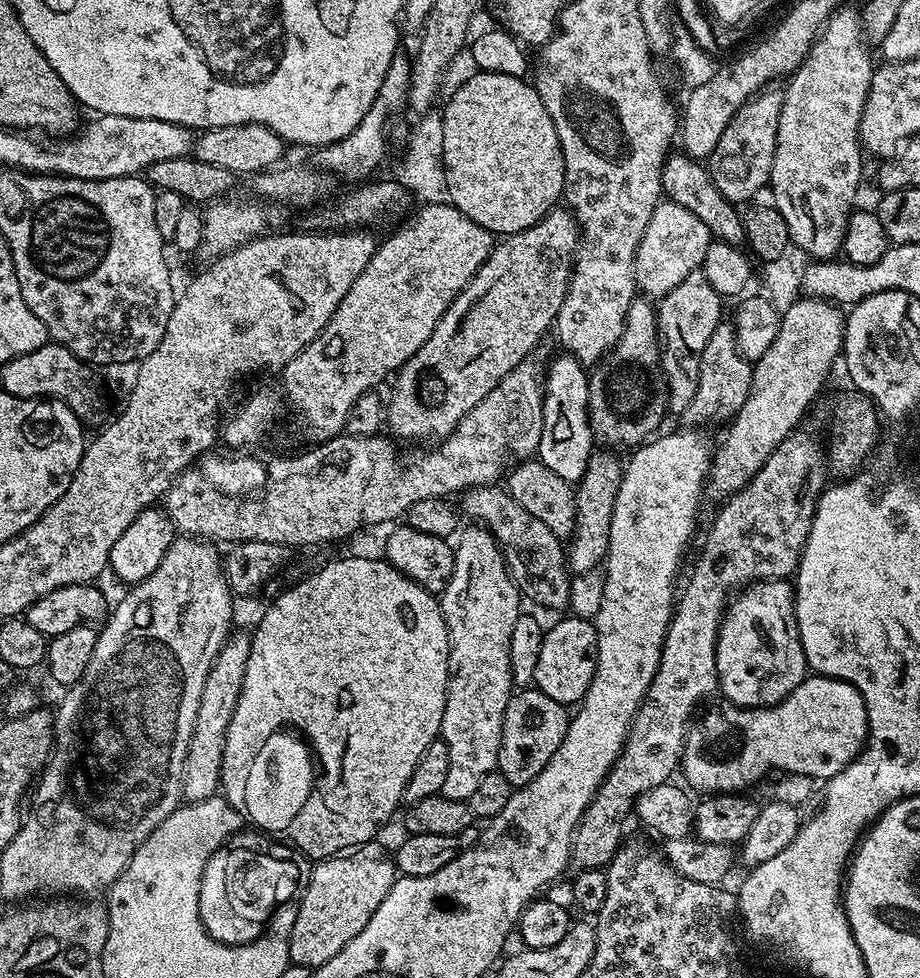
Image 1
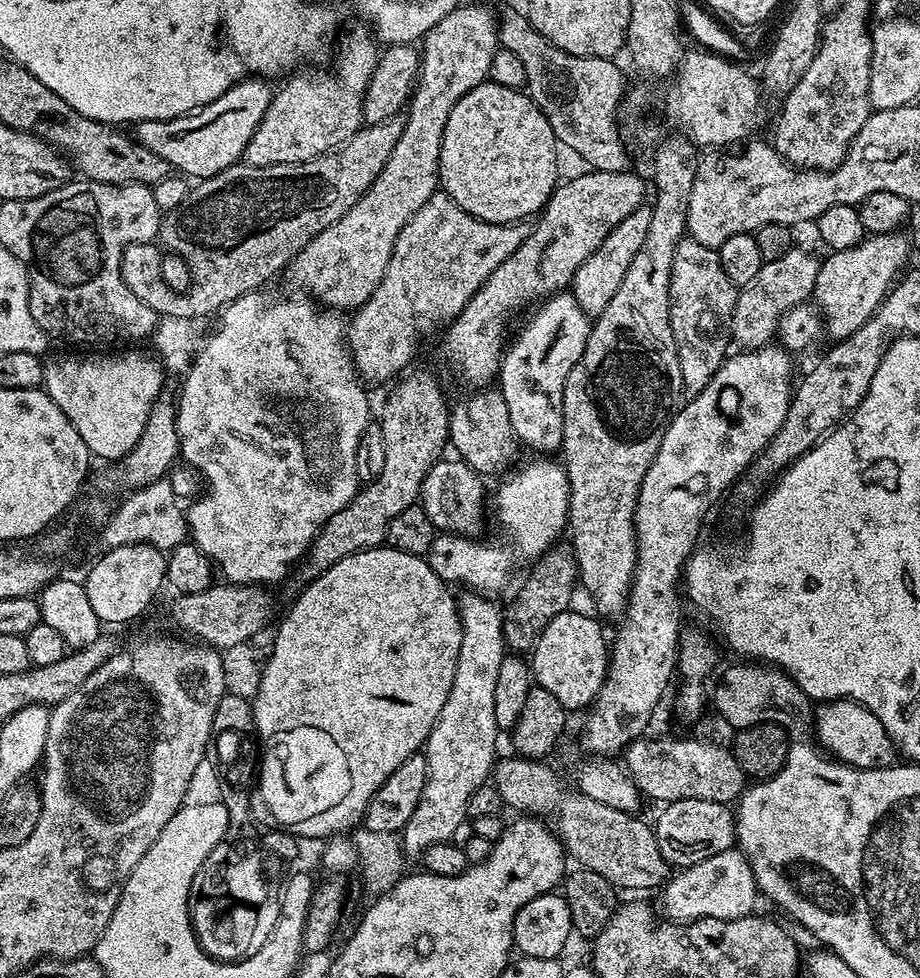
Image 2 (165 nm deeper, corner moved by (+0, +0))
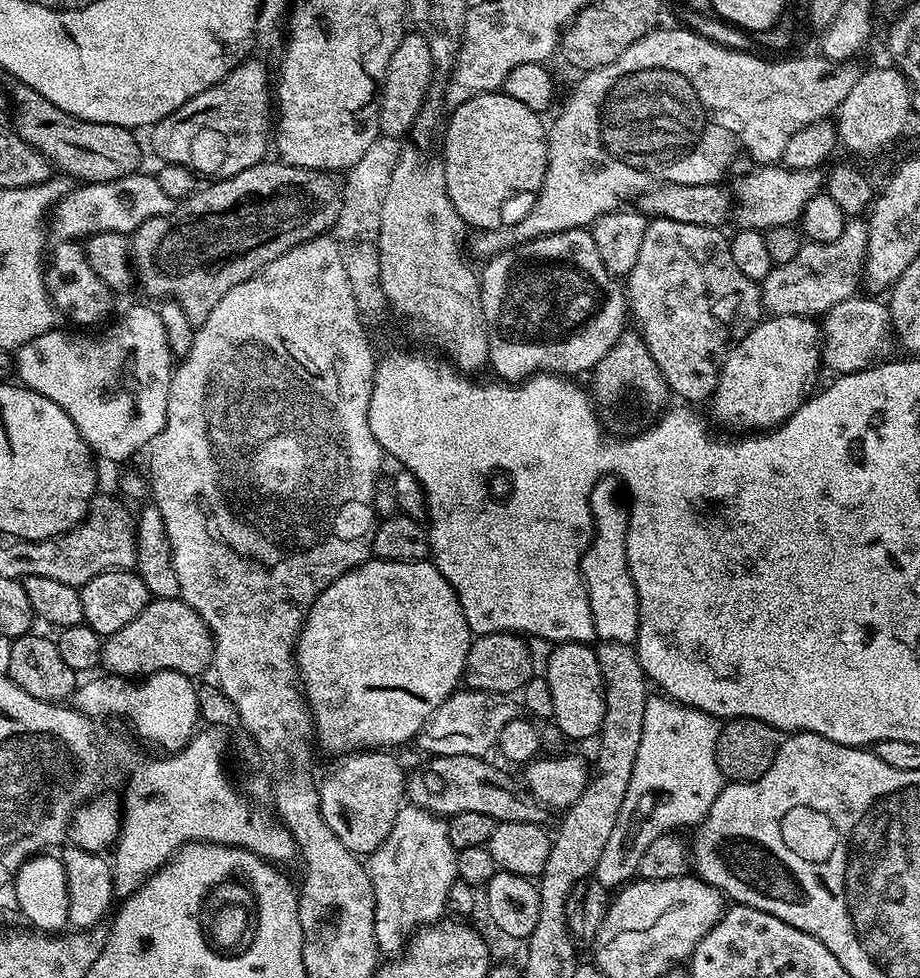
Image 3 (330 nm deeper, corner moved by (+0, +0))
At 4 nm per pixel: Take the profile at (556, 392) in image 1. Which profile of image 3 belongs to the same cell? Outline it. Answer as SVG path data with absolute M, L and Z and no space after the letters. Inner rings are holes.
M571 228L558 234L539 236L530 242L515 244L504 252L498 252L487 261L484 272L479 273L480 293L482 294L482 310L484 311L484 325L488 331L488 364L497 372L499 379L504 382L523 382L529 376L537 374L559 374L569 378L579 377L579 372L591 373L598 362L602 362L605 354L612 349L626 331L624 316L629 315L630 309L626 299L626 288L617 277L612 276L606 270L601 256L598 254L598 246L594 246L594 238L591 231L583 228Z

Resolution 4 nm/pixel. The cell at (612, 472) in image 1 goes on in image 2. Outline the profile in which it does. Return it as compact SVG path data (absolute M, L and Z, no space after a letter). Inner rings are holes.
M553 546L531 565L532 573L524 580L524 585L512 596L512 601L503 605L504 643L513 653L524 654L531 650L542 630L558 614L569 611L572 591L578 588L576 557L571 547Z

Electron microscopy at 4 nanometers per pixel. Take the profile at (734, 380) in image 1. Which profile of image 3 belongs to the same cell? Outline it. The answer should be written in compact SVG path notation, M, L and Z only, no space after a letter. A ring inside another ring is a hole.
M849 219L838 242L814 244L805 242L790 262L777 264L760 284L760 298L764 307L774 316L819 317L838 302L857 295L864 275L868 225L863 219Z

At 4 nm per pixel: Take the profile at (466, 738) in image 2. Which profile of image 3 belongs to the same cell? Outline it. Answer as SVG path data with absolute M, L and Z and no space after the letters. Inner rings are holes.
M401 807L386 842L366 860L368 877L374 886L374 934L381 953L395 953L409 934L435 924L445 915L447 895L451 884L458 879L457 851L450 842L445 817L435 816L424 808Z

